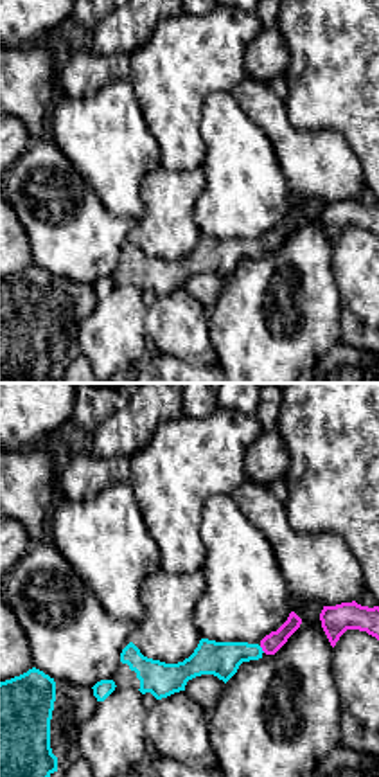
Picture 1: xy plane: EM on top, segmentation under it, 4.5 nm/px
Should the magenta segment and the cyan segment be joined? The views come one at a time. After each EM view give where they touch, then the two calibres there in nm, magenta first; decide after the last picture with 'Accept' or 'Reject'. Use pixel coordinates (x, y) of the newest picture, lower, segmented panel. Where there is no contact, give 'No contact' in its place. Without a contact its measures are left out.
Touches magenta at (263, 650). Thickness 90 nm (magenta) against 160 nm

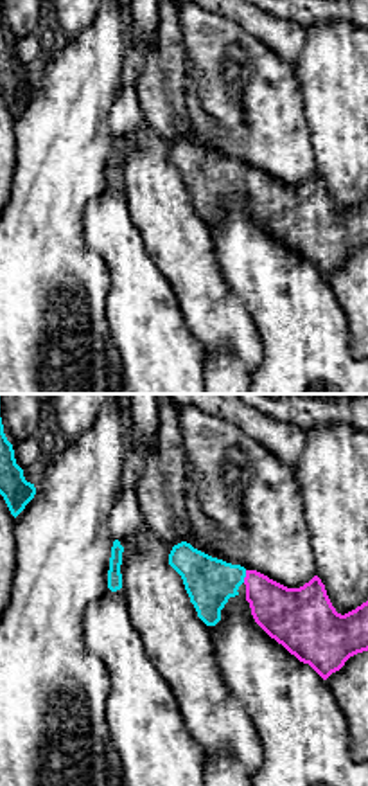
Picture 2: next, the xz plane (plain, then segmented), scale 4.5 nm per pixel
Touches magenta at (246, 576). Thickness 240 nm (magenta) against 220 nm

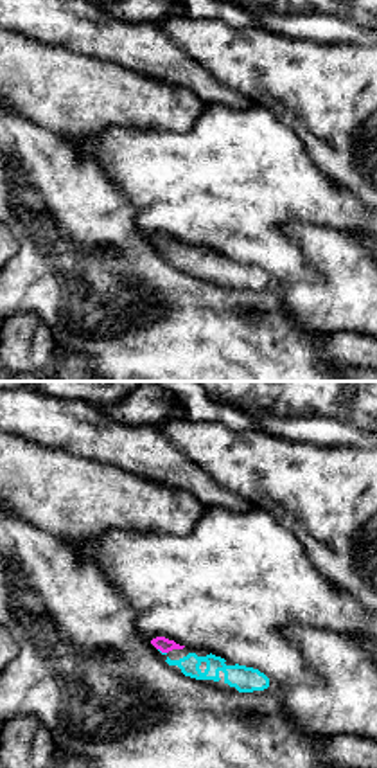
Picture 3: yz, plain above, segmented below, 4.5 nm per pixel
Touches magenta at (162, 651). Thickness 70 nm (magenta) against 20 nm

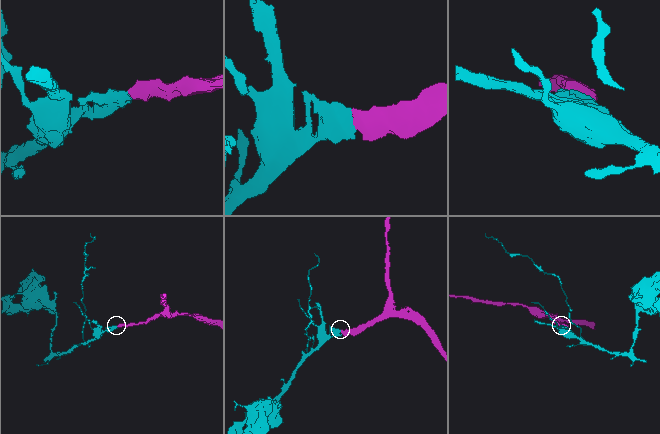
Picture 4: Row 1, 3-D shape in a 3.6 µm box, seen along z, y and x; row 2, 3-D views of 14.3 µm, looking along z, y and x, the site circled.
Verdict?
Accept

